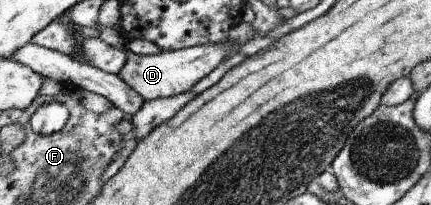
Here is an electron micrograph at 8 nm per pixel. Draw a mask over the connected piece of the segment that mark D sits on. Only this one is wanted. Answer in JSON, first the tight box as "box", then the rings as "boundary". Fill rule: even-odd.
{"box":[117,39,244,101],"boundary":[[[226,39],[220,43],[194,45],[173,51],[162,51],[155,55],[134,55],[125,49],[126,61],[124,61],[124,66],[117,75],[130,89],[134,89],[143,101],[171,97],[189,91],[194,84],[222,63],[224,57],[227,57],[232,50],[239,51],[242,45],[244,43],[238,45]]]}

